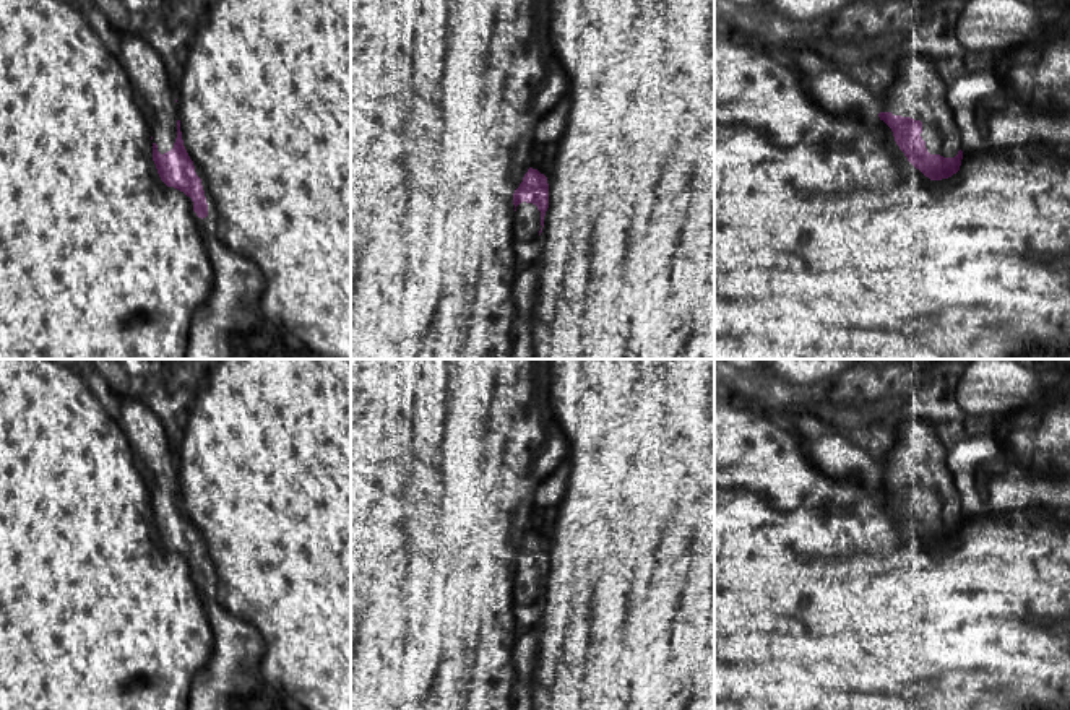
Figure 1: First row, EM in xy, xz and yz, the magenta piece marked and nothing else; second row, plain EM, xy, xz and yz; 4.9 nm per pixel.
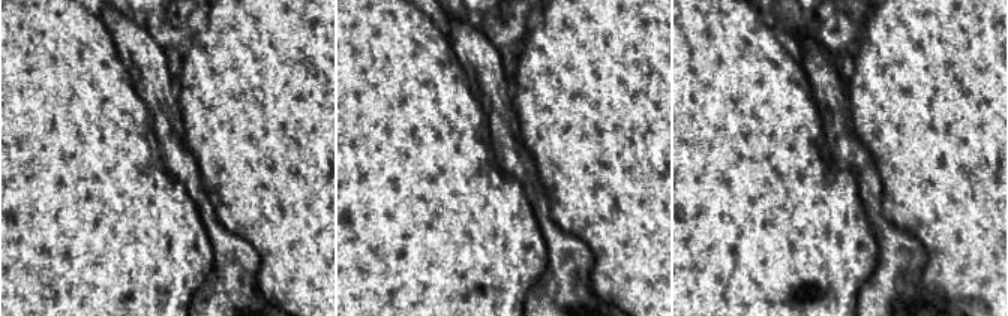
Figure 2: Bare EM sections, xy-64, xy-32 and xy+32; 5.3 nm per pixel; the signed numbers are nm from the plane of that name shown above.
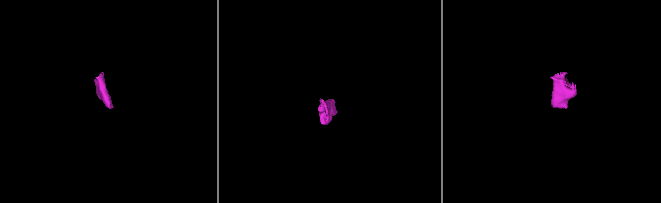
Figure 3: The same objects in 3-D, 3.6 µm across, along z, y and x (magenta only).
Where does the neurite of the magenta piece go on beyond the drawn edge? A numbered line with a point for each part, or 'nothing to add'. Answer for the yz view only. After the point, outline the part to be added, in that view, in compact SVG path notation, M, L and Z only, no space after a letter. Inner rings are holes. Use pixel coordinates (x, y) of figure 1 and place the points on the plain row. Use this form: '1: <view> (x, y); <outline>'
1: yz (914, 452); M893 413L888 439L880 476L921 484L927 515L955 522L961 513L961 497L947 468L947 448L934 419L924 413Z

